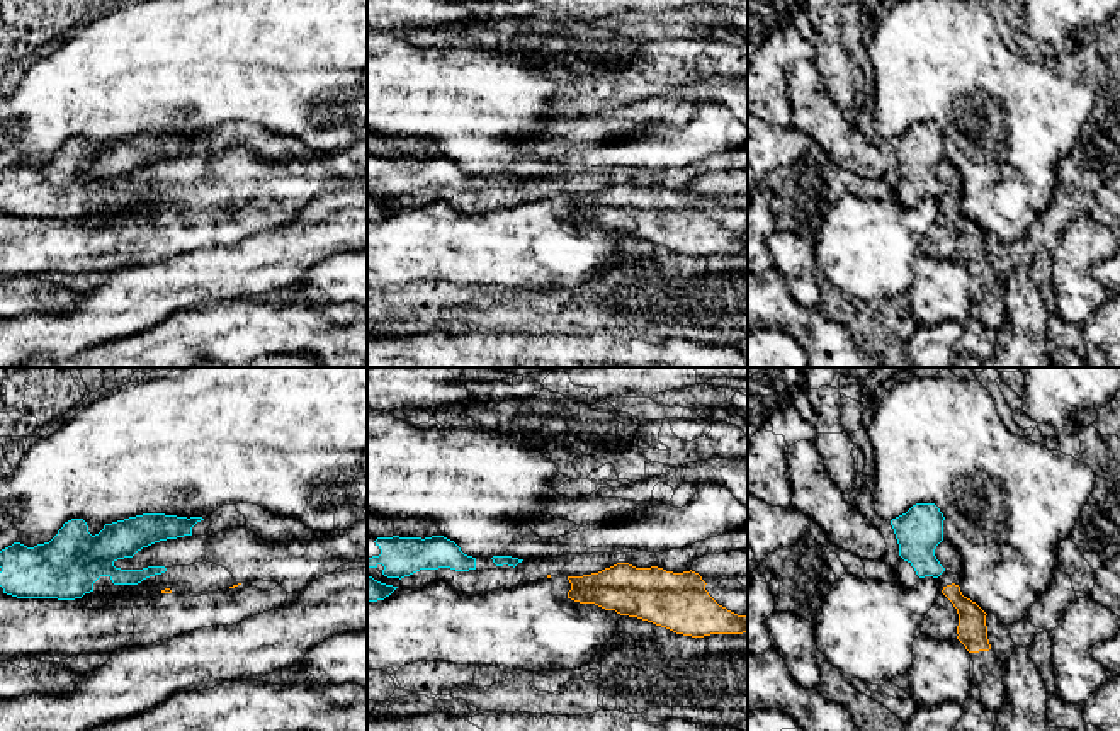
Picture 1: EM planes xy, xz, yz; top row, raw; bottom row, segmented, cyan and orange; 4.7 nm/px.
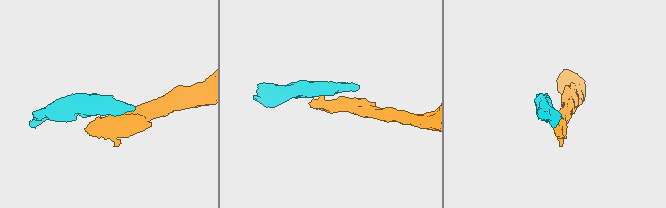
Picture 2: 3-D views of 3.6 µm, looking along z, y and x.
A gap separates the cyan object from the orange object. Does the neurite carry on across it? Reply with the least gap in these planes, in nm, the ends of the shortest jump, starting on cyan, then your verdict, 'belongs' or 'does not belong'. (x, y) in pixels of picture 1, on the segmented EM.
gap 60 nm; span yz (937, 577), (944, 587); does not belong

